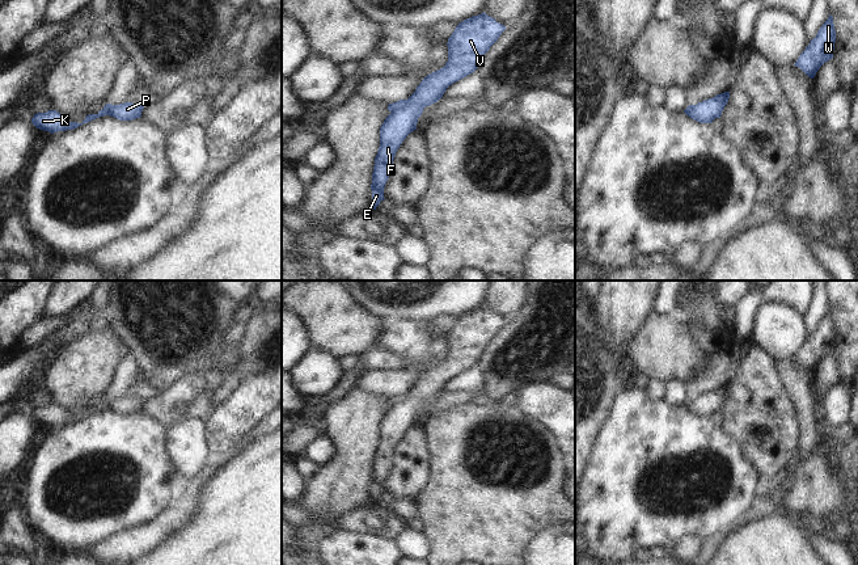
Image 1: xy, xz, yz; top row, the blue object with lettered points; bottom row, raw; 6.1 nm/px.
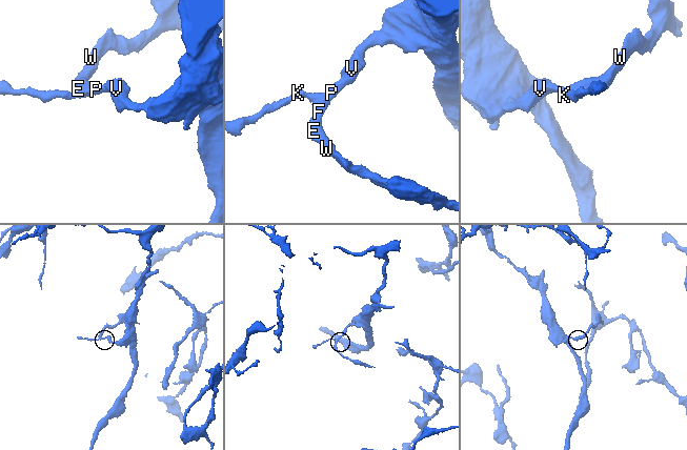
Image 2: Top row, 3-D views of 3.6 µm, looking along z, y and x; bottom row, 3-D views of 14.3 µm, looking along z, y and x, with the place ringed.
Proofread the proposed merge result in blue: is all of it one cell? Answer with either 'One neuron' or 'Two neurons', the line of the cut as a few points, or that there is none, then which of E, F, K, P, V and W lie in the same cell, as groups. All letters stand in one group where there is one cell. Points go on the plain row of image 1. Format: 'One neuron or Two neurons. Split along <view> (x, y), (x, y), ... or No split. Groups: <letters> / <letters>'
Two neurons. Split along xz (406, 395), (402, 401), (392, 405). Groups: E F P V W / K.

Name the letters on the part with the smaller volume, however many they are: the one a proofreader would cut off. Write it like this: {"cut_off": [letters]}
{"cut_off": ["K"]}

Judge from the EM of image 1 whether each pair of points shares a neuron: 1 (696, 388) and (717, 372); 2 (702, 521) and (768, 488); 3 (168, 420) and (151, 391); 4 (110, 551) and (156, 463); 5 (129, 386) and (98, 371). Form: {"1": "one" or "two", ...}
{"1": "one", "2": "two", "3": "two", "4": "two", "5": "two"}

